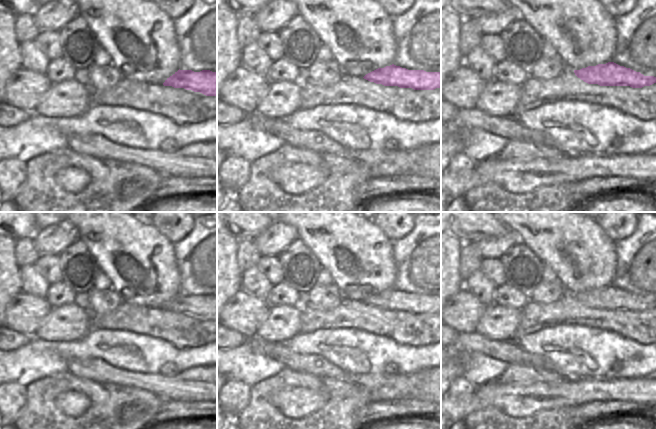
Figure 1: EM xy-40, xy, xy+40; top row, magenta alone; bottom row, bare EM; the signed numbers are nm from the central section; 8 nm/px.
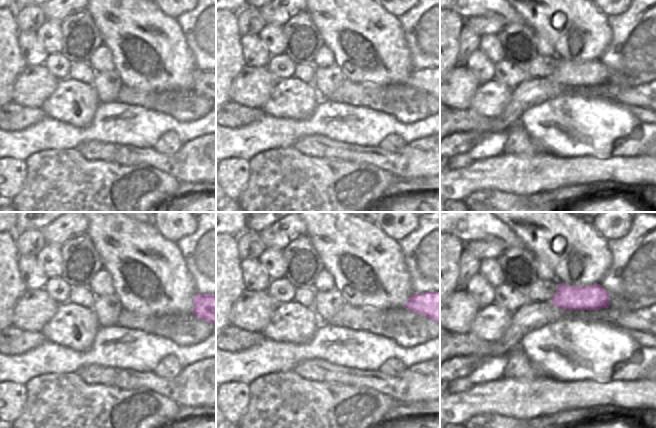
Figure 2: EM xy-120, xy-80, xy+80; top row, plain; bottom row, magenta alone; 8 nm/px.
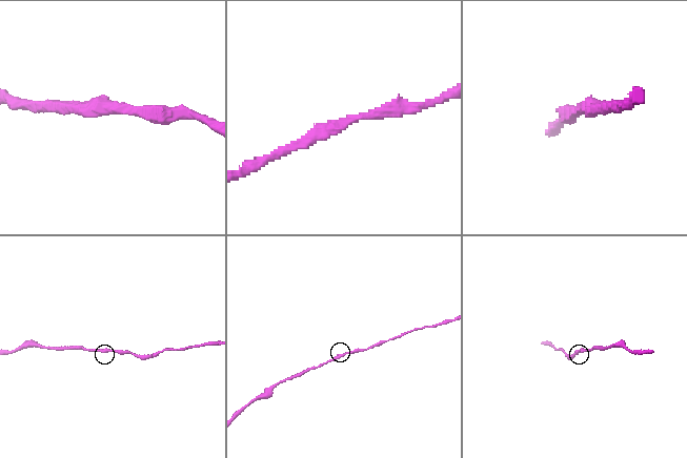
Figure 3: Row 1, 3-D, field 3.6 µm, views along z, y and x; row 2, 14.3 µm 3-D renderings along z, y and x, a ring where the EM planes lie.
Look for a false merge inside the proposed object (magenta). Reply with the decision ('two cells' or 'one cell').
one cell

